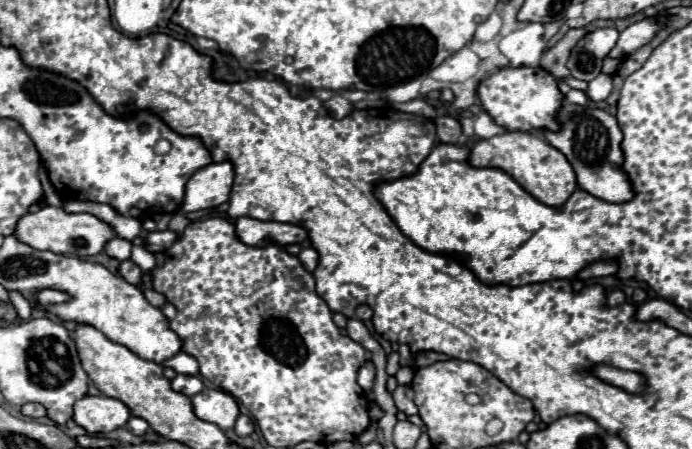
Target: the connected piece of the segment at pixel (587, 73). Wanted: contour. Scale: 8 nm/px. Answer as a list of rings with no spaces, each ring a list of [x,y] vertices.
[[[600,27],[586,33],[572,49],[568,69],[574,79],[592,81],[600,75],[602,63],[618,41],[618,31],[612,27]]]

